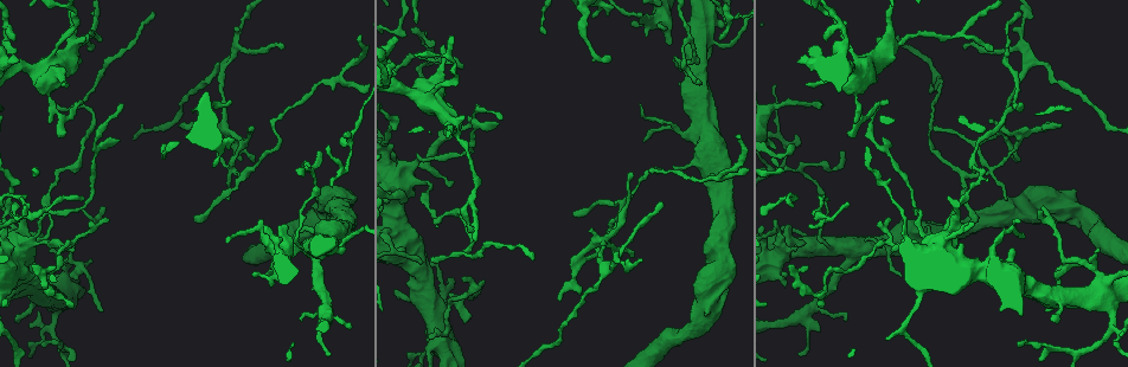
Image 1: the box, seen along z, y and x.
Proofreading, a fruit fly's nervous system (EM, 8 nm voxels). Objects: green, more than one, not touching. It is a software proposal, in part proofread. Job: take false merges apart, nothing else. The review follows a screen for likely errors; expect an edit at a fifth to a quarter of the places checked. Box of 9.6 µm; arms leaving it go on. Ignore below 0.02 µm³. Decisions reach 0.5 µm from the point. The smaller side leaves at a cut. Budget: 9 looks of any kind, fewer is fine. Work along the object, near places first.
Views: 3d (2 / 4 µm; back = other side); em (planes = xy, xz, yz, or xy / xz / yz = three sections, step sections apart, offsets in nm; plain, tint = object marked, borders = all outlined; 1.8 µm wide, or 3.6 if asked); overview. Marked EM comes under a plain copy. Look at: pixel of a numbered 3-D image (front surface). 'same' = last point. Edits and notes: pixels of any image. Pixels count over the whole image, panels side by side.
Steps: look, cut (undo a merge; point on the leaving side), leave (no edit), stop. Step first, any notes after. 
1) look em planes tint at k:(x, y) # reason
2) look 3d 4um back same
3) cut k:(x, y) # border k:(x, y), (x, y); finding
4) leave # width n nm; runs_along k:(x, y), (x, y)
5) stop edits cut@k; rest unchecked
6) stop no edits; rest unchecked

look 3d 4um at 1:(408, 168) # thin neck

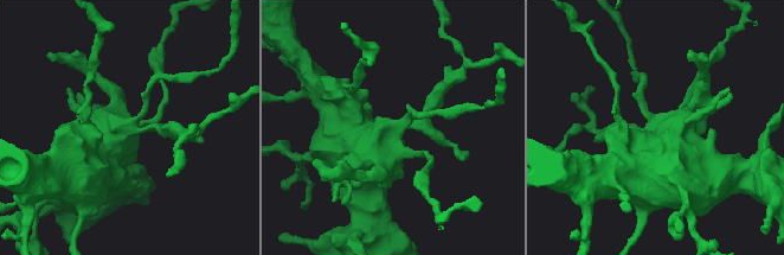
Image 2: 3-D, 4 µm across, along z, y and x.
look em xz step 4 tint at 2:(661, 131)

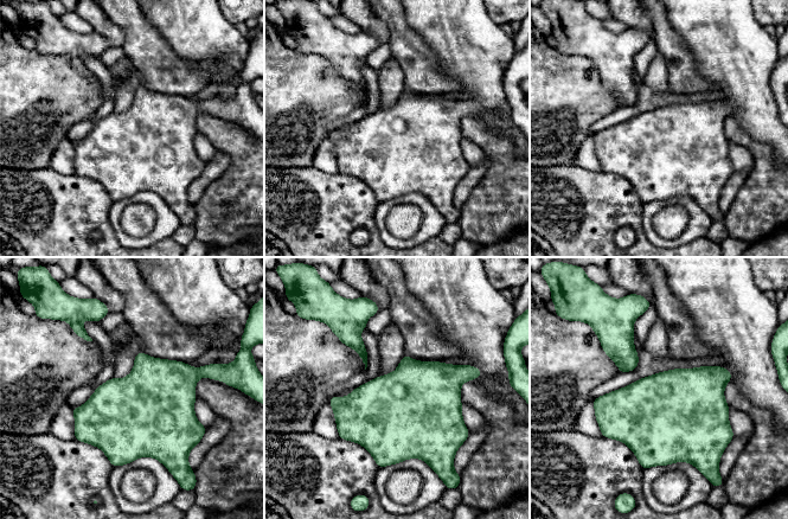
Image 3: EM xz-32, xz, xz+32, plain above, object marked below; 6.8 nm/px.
look em planes borders same # cut it another way

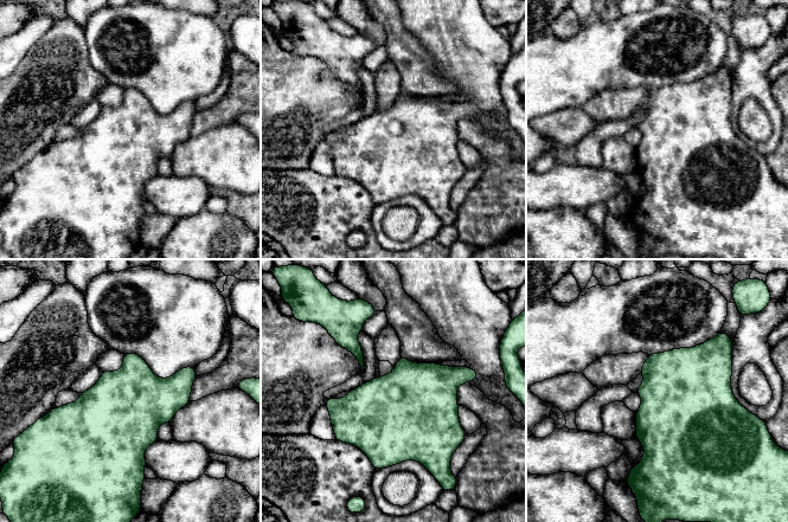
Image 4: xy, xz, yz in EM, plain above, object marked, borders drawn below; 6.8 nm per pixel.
leave # continuous, no second cell

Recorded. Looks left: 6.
look 3d 4um at 1:(1067, 261) # sharp bend

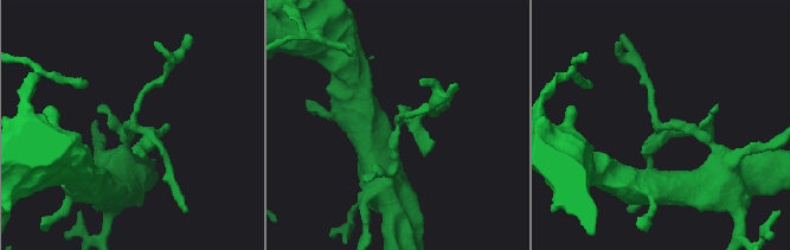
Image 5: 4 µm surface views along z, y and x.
look em planes tint at 5:(133, 124)

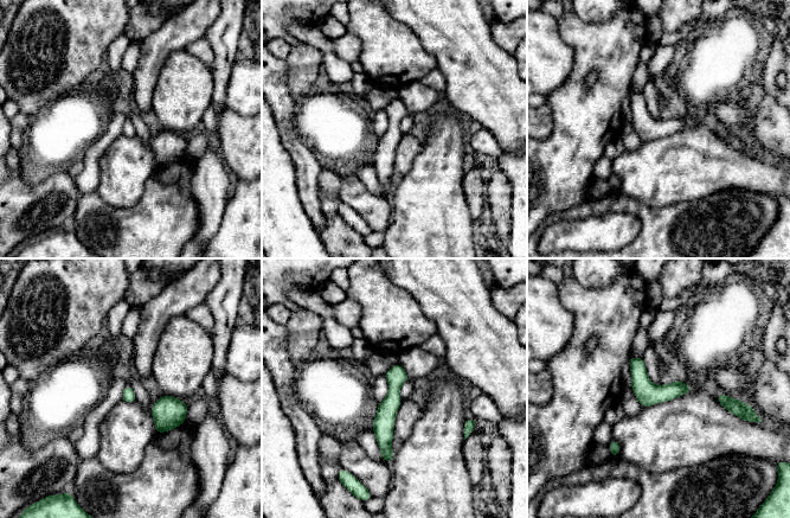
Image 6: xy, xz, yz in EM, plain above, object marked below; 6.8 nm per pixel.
leave # runs_along 6:(398, 368), (385, 415), (386, 459); continuous, no second cell

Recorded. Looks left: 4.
look em 3.6um xz step 4 tint at 1:(860, 61) # four or more arms meet

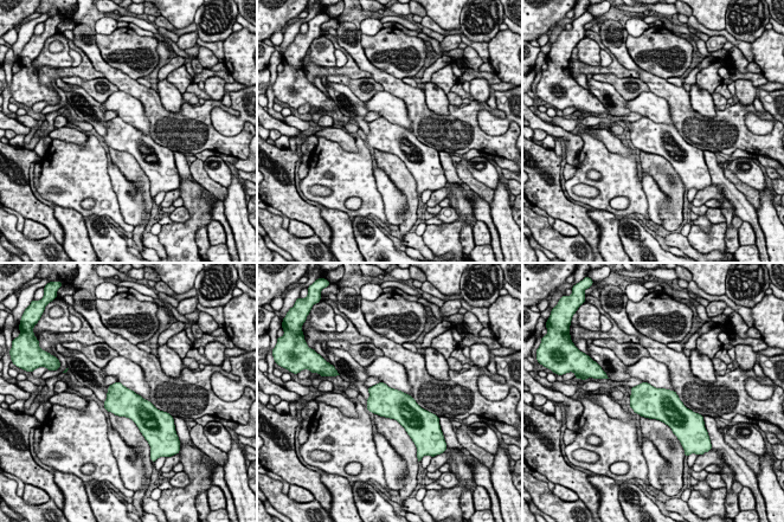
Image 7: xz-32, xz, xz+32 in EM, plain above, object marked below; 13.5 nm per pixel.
leave # one cell here

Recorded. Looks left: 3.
look 3d 2um back at 1:(234, 168) # a fork

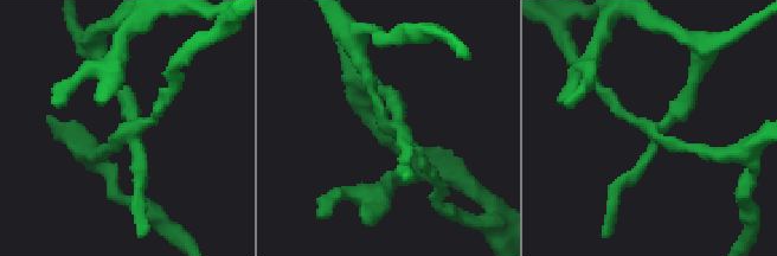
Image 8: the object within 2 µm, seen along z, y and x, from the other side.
look em yz step 8 tint at 8:(126, 131)

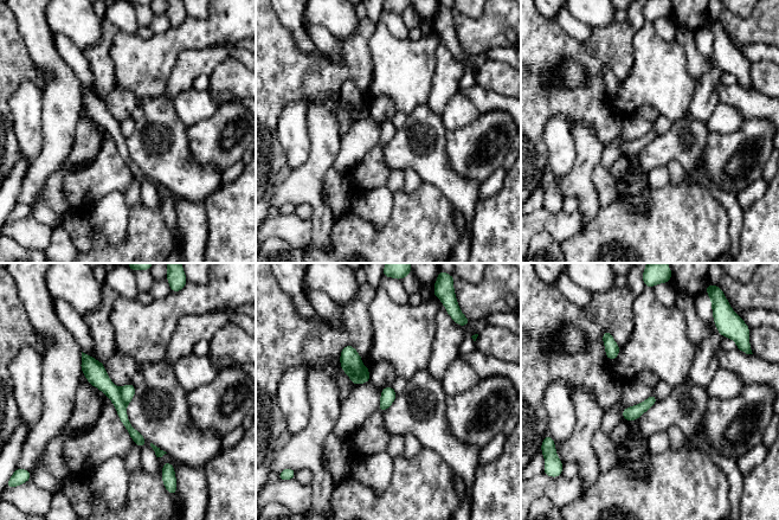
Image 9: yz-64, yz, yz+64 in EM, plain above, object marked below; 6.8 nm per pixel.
look em planes borders same # cut it another way

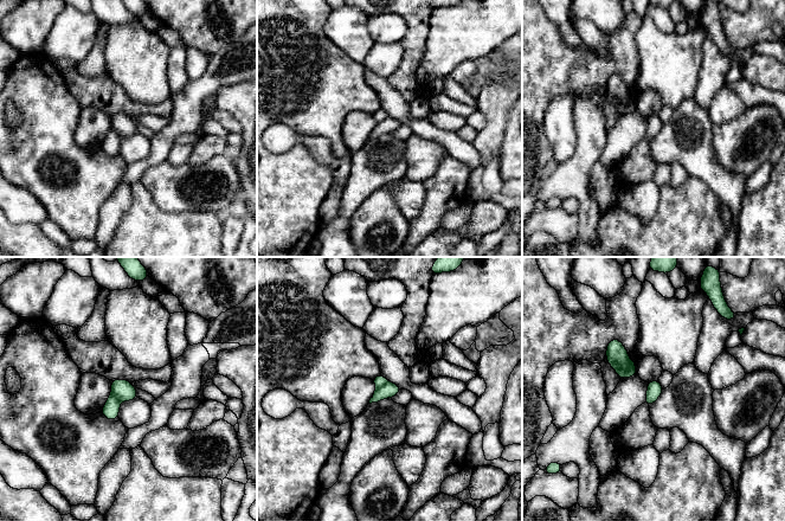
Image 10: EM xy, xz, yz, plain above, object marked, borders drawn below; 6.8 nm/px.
cut 10:(388, 390) # two cells meet here

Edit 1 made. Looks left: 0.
stop edits cut@10; rest unchecked

